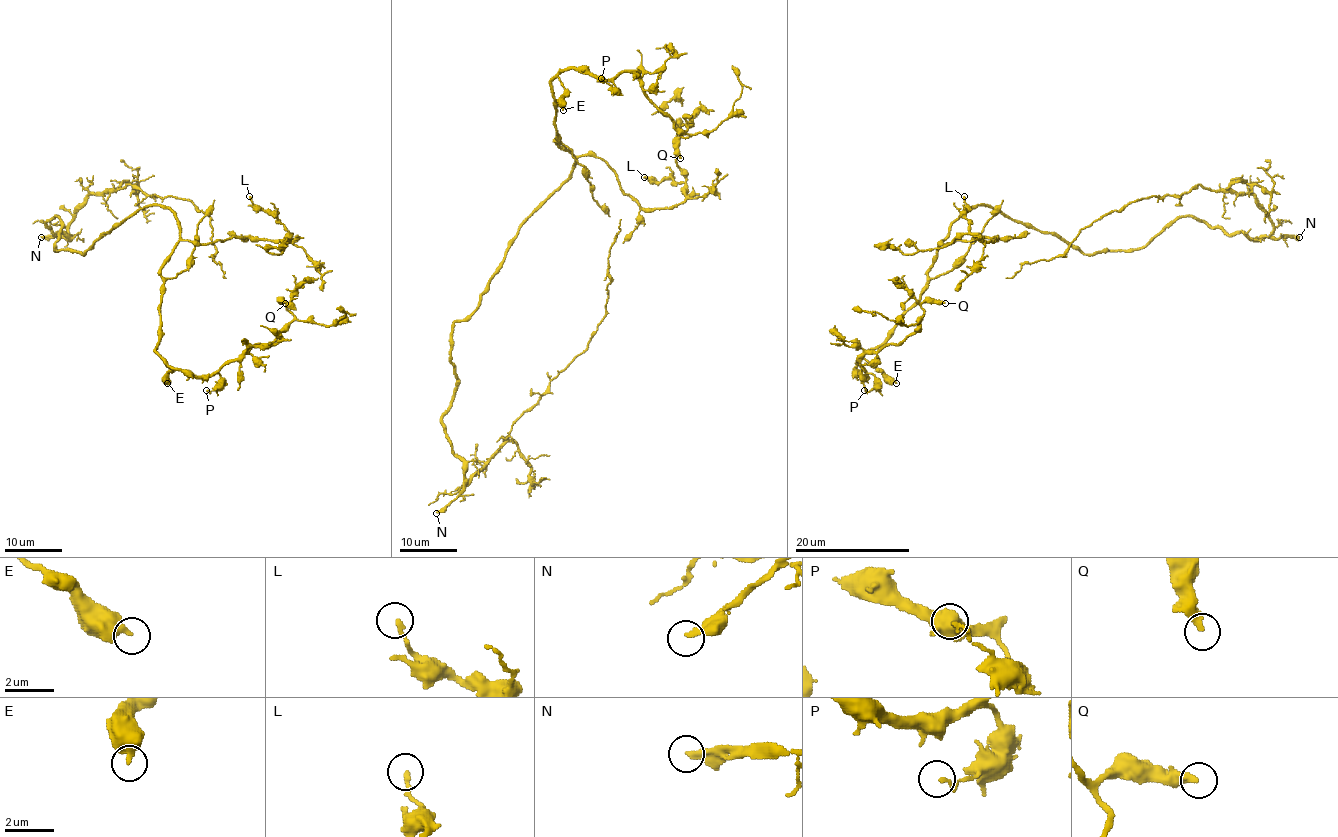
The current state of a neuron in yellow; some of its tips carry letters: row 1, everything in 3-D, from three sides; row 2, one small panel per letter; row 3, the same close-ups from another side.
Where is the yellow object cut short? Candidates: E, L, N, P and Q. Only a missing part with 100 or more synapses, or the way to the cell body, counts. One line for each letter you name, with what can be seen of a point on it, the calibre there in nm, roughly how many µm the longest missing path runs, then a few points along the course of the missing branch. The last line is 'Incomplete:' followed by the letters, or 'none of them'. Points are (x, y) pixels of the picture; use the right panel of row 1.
N: place (1299, 237); calibre 320 nm; missing 120 µm
Incomplete: N

